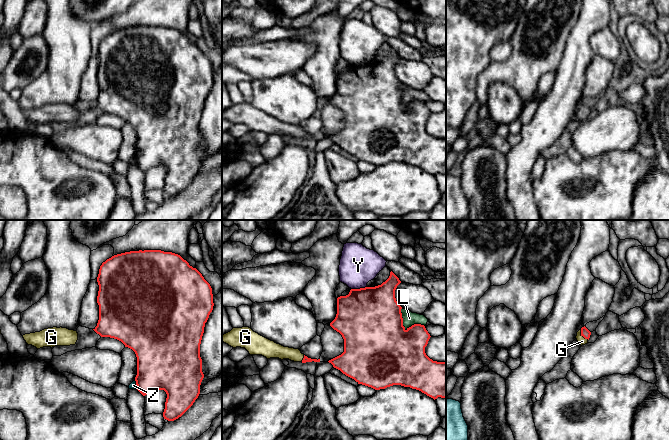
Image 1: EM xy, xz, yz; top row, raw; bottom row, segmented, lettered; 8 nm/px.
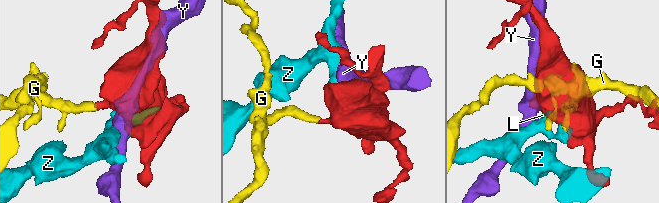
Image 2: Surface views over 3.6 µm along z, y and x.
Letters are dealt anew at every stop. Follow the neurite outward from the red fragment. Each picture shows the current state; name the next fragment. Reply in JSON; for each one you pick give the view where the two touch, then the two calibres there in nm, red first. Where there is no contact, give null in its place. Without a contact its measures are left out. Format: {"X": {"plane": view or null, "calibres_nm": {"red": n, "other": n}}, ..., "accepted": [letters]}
{"G": {"plane": "yz", "calibres_nm": {"red": 70, "other": 60}}, "accepted": ["G"]}

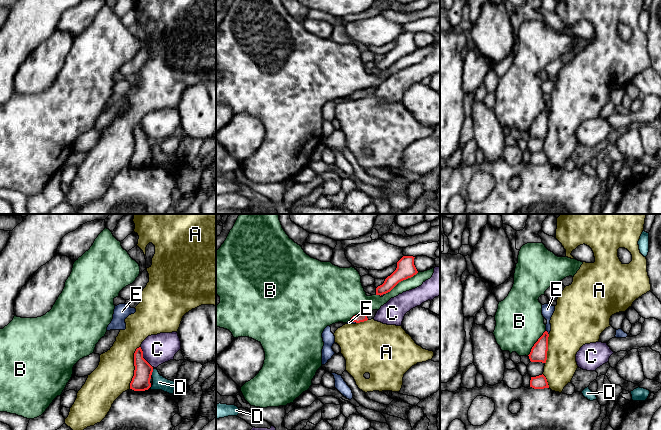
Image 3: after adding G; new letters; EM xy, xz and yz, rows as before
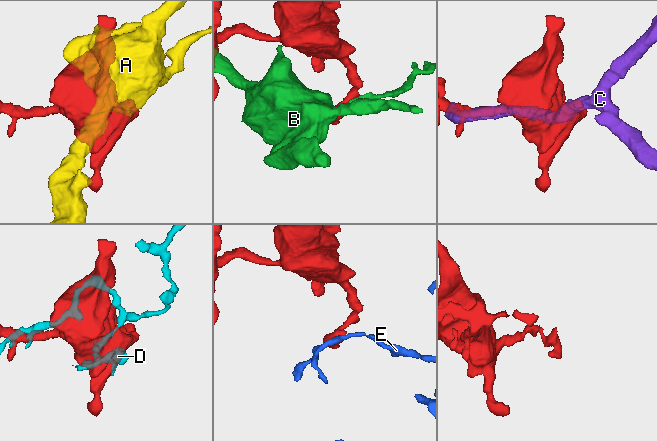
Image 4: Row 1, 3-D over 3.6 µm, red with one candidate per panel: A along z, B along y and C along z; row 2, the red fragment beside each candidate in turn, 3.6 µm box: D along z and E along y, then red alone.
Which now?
{"accepted": []}

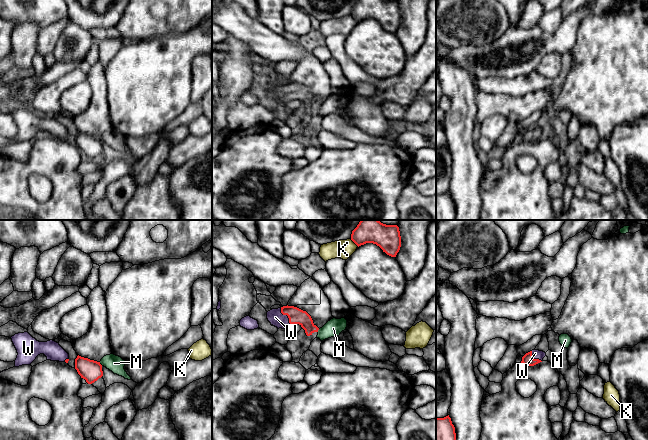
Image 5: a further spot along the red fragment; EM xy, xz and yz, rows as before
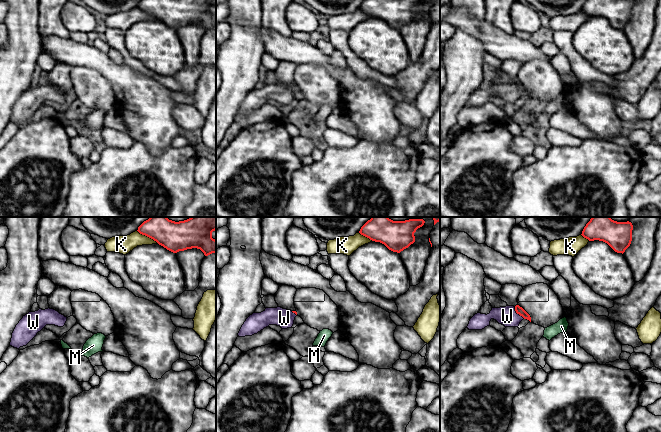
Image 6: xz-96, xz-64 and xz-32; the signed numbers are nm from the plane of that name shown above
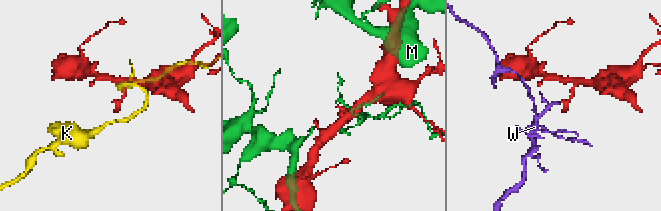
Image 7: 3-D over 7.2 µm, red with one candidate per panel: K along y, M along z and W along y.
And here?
{"W": {"plane": "xz", "calibres_nm": {"red": 130, "other": 120}}, "accepted": ["W"]}

